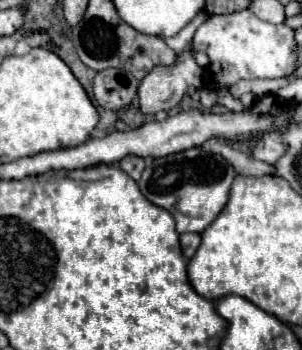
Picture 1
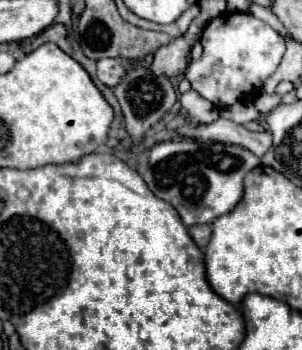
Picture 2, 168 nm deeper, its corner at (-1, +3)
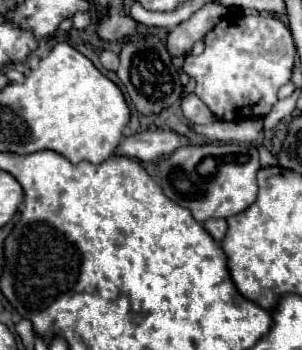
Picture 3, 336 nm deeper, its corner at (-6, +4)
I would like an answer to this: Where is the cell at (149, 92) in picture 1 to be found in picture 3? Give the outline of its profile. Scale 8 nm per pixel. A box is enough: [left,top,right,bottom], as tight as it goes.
[167,2,227,56]

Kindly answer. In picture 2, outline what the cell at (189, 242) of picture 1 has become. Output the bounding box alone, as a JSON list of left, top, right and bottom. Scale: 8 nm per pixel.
[190,225,212,249]

